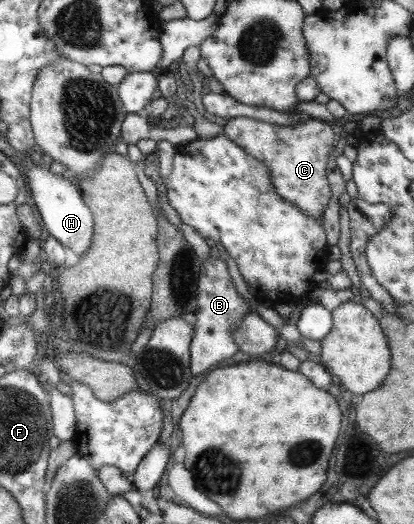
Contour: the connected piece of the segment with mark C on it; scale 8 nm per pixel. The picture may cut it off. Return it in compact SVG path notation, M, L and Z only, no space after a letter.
M251 117L227 120L223 133L244 151L263 162L272 175L272 186L285 201L316 218L330 203L330 185L326 179L328 153L334 147L334 131L318 118L310 117L296 126L281 126Z

